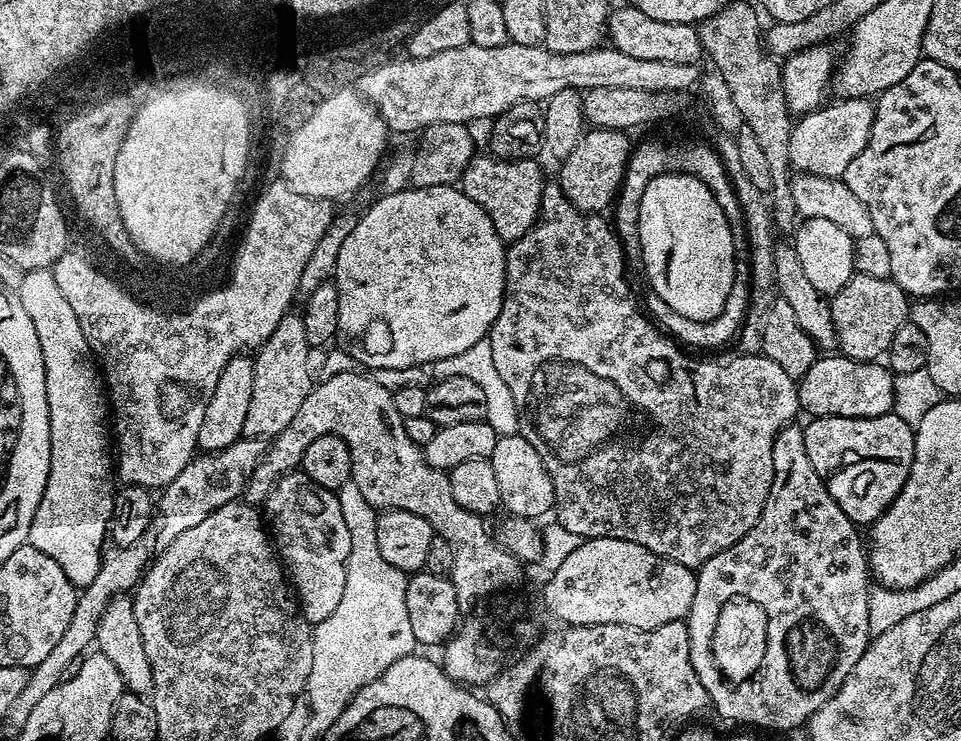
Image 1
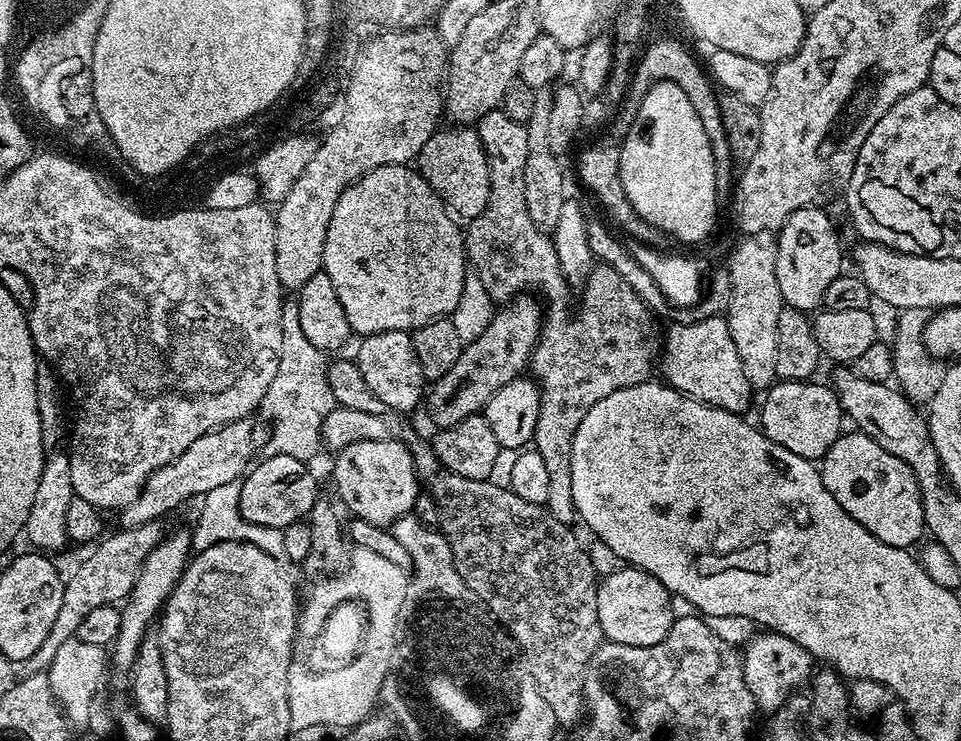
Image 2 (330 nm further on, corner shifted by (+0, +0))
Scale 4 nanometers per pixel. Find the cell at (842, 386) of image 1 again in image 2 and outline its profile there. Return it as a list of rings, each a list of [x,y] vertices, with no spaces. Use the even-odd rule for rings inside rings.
[[[812,380],[776,382],[767,389],[764,409],[760,412],[759,427],[775,444],[786,446],[790,454],[798,454],[813,462],[823,461],[825,454],[842,435],[846,413],[841,407],[835,387],[816,384]]]

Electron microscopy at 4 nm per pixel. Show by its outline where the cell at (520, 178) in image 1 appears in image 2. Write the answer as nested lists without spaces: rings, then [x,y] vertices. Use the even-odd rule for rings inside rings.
[[[441,127],[426,142],[426,146],[422,146],[414,164],[425,182],[436,191],[437,196],[461,221],[467,222],[478,218],[478,214],[486,210],[490,202],[490,186],[492,185],[490,166],[488,152],[484,149],[480,133],[475,127]]]

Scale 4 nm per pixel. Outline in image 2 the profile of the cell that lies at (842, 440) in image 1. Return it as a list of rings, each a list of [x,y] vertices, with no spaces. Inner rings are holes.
[[[865,432],[842,434],[830,446],[822,461],[824,484],[851,516],[870,534],[895,548],[911,549],[926,536],[924,500],[916,476],[894,454],[890,454]]]

